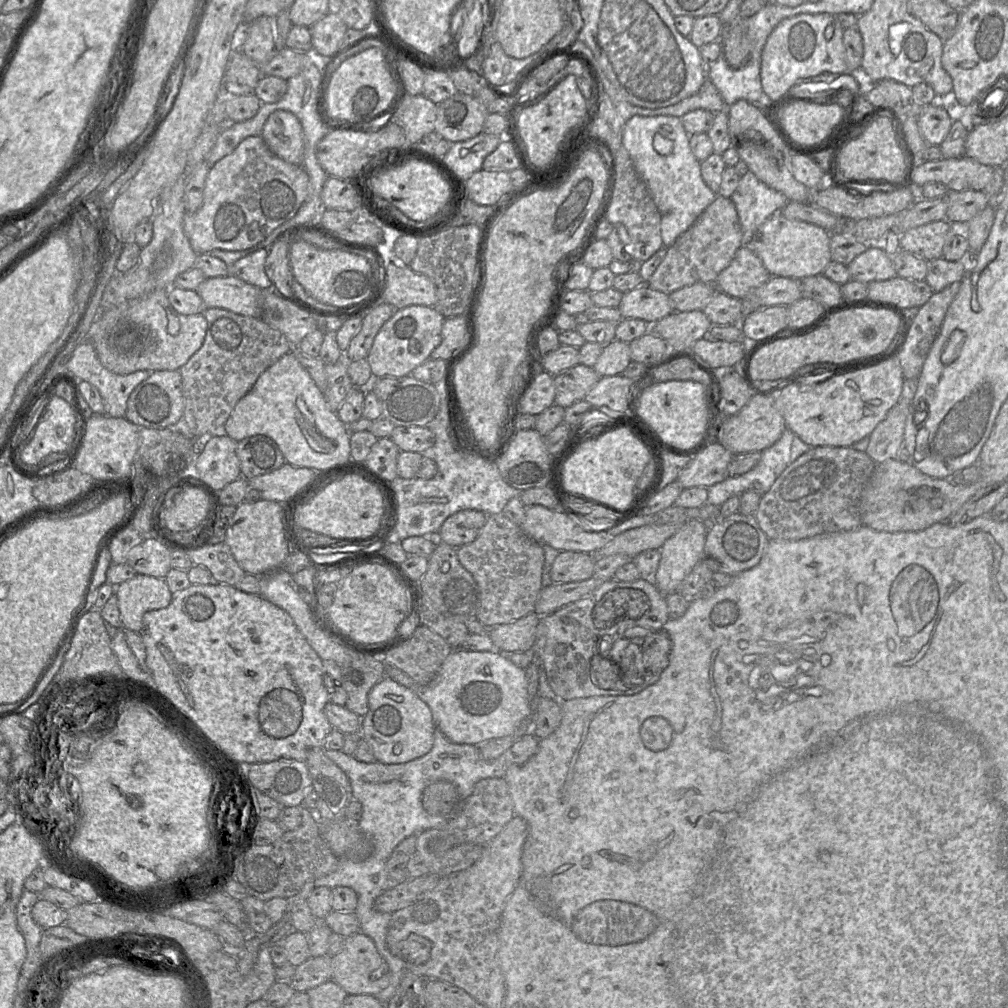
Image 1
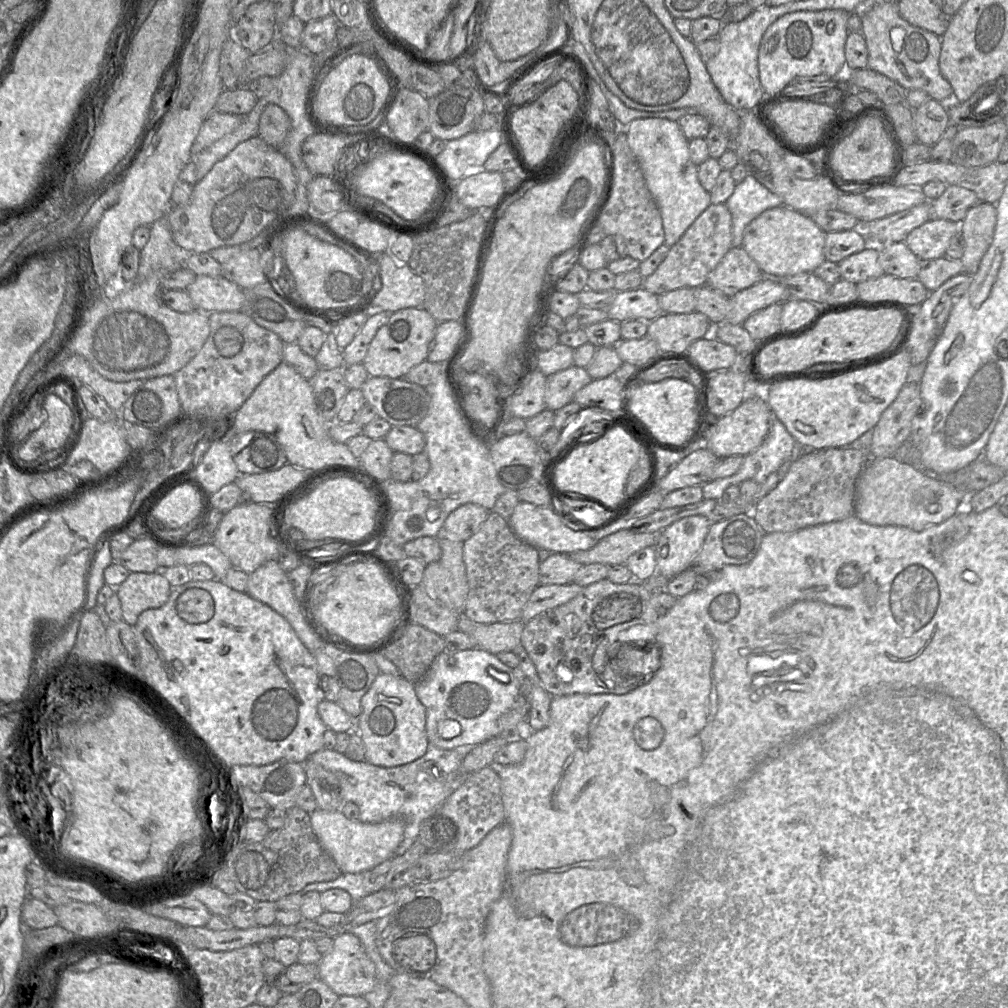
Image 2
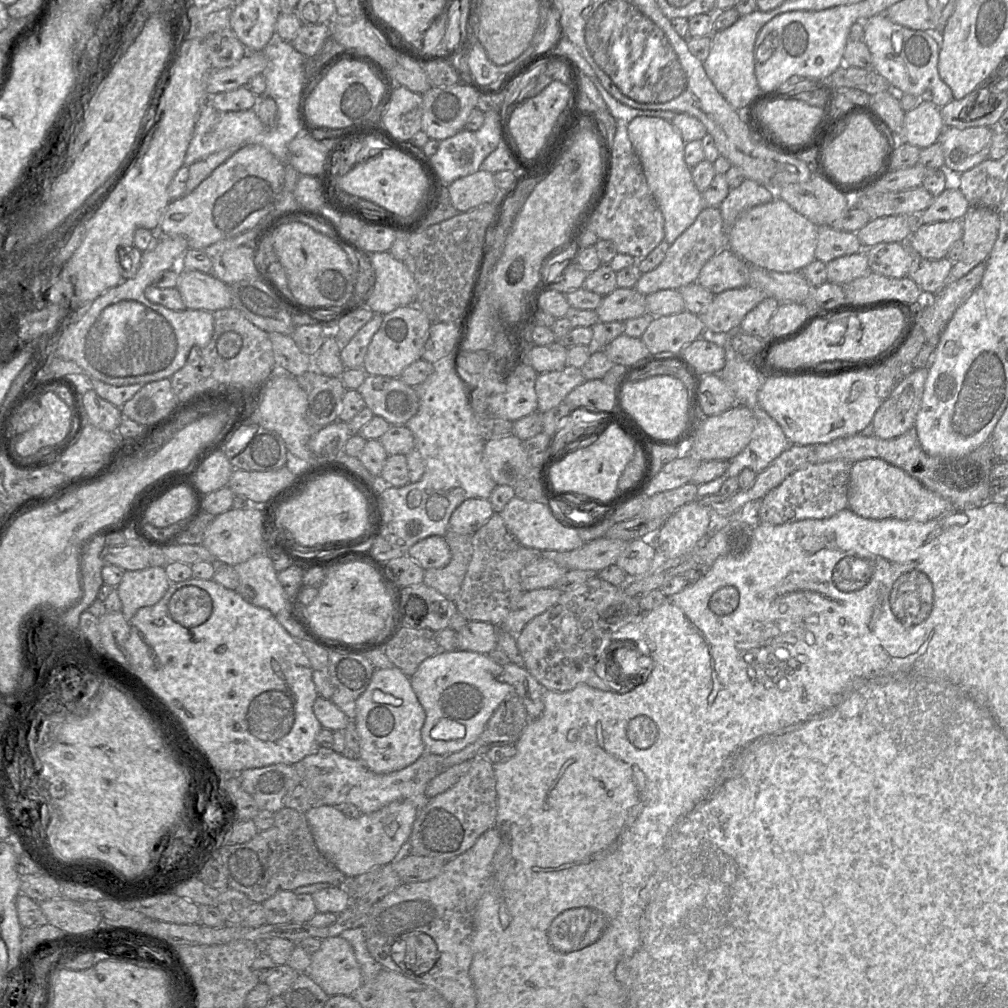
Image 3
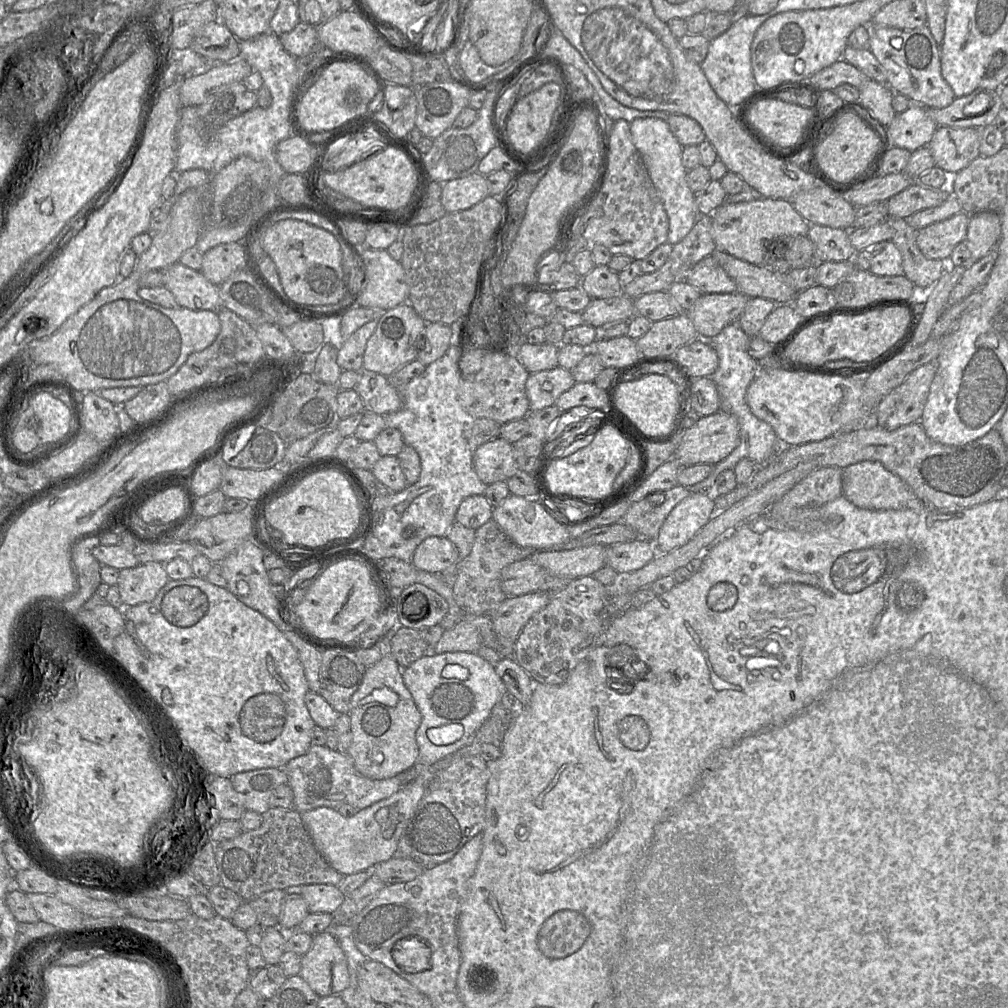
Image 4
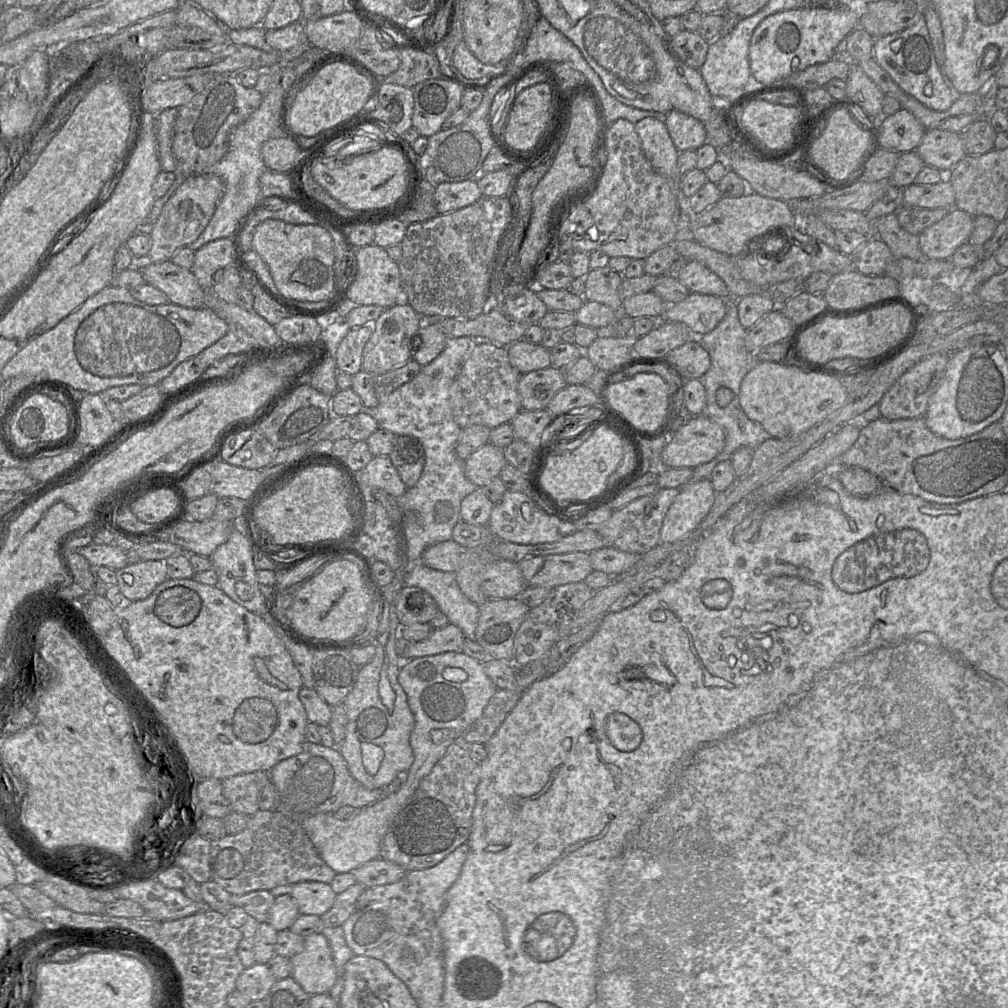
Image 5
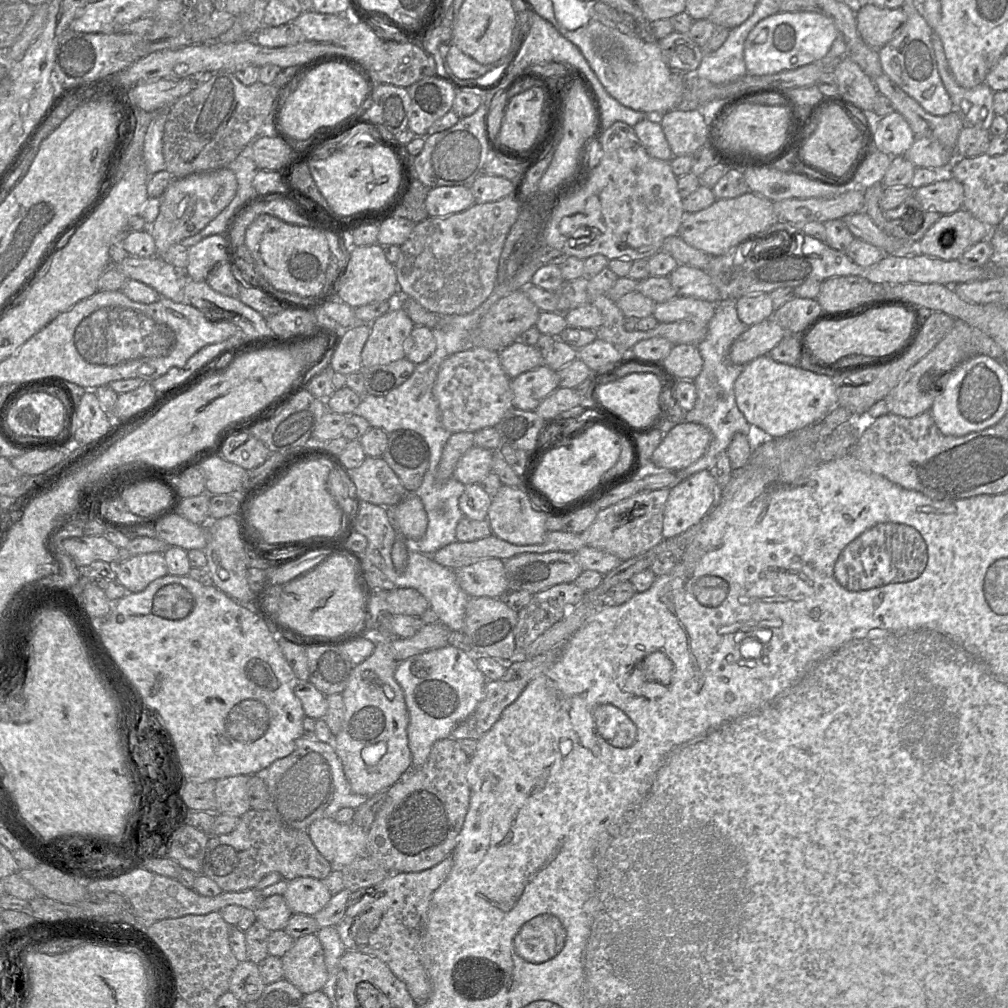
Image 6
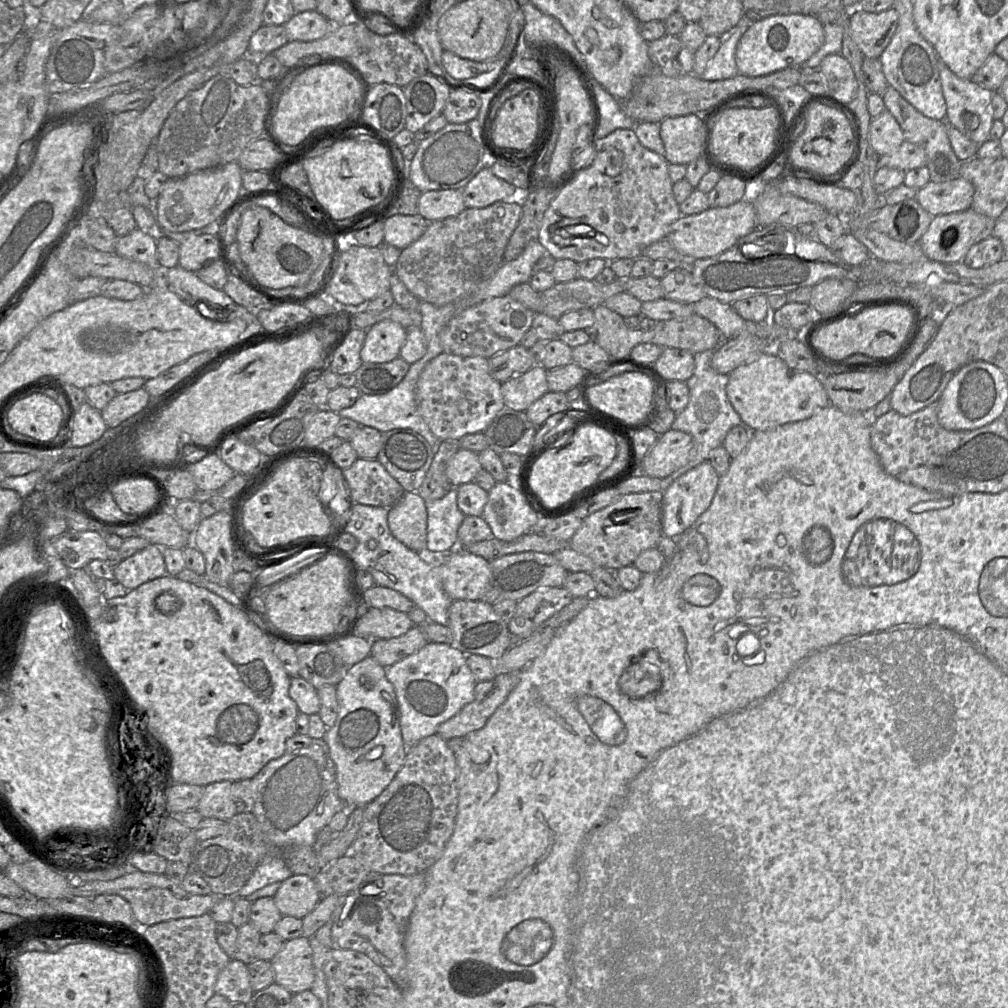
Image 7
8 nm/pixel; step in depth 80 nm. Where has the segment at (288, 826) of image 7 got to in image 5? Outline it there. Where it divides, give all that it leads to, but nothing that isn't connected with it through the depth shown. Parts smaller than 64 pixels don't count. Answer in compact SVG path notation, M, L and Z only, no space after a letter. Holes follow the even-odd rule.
M308 741L301 753L277 763L269 775L279 793L277 811L298 823L318 813L335 813L342 806L361 809L383 797L383 789L365 788L354 779L337 747Z

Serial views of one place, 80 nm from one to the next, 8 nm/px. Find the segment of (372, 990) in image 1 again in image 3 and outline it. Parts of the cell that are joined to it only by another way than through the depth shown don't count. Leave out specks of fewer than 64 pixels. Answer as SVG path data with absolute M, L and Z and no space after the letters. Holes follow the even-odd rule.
M341 936L322 940L319 950L311 954L306 973L330 997L351 996L363 984L354 950Z

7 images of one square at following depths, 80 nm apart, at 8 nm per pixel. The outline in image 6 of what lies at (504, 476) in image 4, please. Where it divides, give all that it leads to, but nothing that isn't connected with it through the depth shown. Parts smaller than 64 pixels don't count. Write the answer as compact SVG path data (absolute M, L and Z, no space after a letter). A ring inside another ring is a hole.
M472 447L458 461L452 477L464 485L478 484L492 472L494 452Z

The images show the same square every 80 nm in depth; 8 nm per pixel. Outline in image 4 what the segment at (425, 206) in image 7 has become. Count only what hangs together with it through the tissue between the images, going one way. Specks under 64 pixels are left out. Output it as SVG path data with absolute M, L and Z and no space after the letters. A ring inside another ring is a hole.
M478 171L442 184L441 203L447 213L471 208L489 196L488 180Z

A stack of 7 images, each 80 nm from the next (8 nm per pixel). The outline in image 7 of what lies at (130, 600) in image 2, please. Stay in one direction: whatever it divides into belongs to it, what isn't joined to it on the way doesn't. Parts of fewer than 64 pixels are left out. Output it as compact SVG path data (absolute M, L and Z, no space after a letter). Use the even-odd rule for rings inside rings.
M151 543L114 566L114 578L127 590L166 574L163 548Z

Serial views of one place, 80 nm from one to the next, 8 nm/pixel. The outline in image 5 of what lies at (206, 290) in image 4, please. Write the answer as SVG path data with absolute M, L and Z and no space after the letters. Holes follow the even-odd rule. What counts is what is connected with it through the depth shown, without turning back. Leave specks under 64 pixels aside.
M167 260L160 263L142 261L139 270L145 282L163 291L170 303L187 308L204 307L206 291L190 269Z

